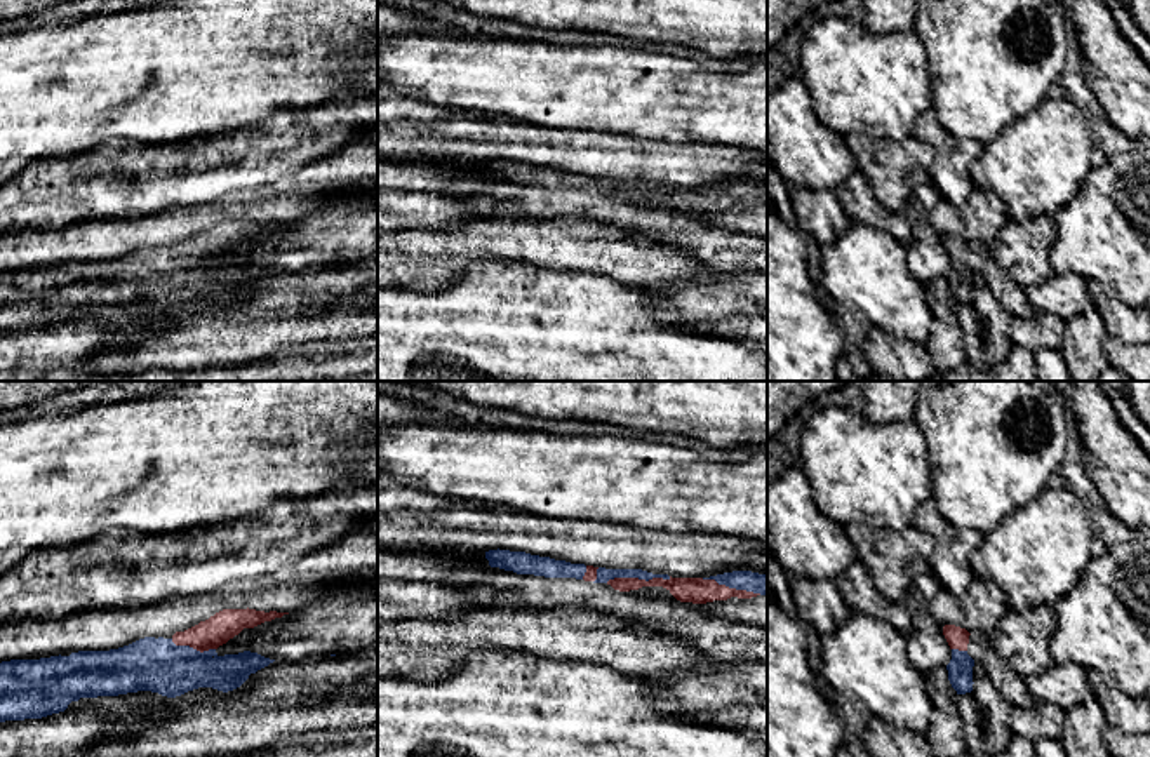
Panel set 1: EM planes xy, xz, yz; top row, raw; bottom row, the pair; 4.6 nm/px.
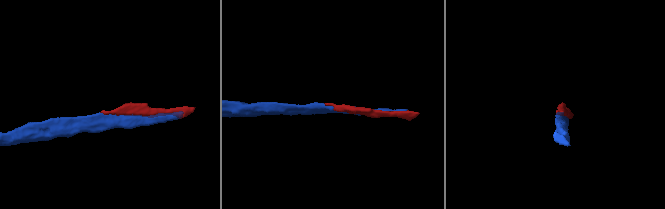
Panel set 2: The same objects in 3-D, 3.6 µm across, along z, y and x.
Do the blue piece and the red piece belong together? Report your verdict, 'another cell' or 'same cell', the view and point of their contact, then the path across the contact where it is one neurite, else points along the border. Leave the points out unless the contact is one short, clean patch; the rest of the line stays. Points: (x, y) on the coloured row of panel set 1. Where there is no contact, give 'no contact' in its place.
same cell; contact xz (637, 576)

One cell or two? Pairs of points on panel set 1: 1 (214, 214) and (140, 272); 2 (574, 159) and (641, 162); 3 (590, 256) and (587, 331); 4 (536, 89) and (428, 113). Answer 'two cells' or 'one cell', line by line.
1: one cell
2: one cell
3: two cells
4: two cells

